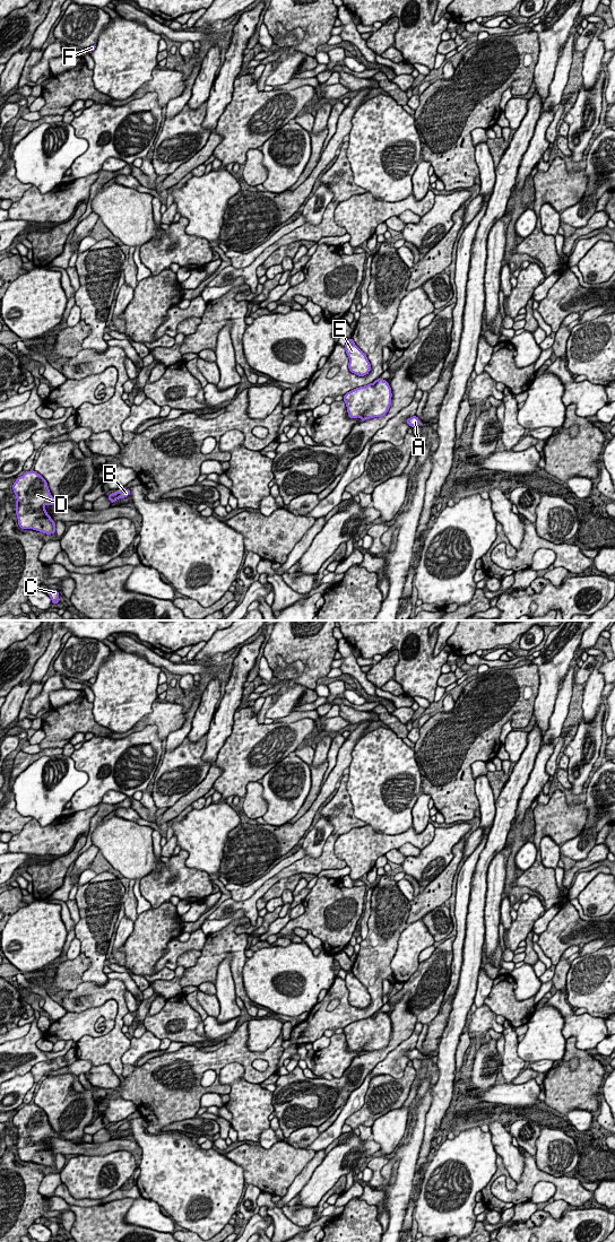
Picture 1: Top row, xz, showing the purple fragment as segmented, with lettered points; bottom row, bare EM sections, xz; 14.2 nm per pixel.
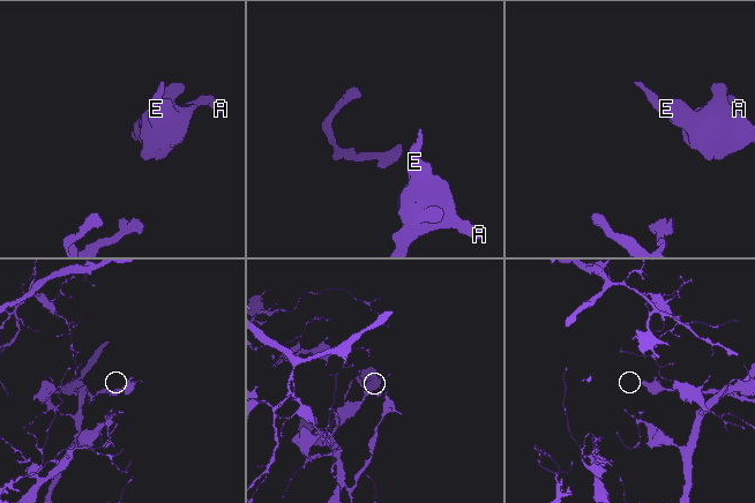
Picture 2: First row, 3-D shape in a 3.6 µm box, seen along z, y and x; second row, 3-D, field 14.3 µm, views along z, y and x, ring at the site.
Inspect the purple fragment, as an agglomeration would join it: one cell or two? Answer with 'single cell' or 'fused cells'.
fused cells

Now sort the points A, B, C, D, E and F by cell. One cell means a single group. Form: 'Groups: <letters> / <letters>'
Groups: A C D E F / B

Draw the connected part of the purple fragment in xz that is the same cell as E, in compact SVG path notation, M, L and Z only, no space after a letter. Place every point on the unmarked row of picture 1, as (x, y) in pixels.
M352 971L346 974L345 982L349 991L348 1002L358 1009L369 1007L371 1004L371 996Z

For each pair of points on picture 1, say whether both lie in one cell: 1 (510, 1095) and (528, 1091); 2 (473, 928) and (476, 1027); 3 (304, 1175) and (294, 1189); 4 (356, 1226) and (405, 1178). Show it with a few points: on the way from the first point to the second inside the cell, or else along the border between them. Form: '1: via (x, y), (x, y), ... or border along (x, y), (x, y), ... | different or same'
1: via (514, 1095), (523, 1095) | same
2: border along (469, 1010), (461, 1033) | different
3: via (301, 1179), (296, 1186) | same
4: border along (377, 1207), (378, 1213) | different

